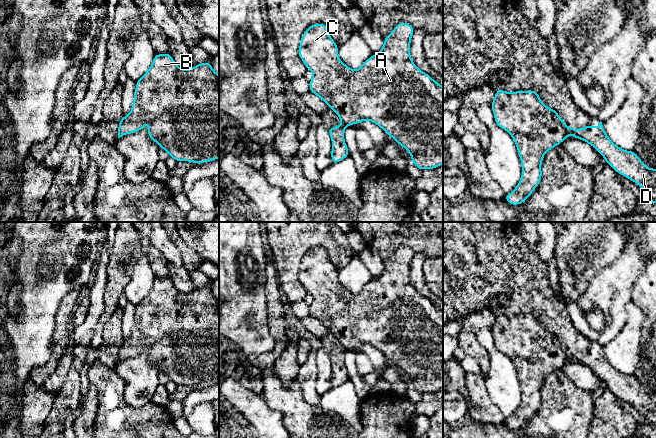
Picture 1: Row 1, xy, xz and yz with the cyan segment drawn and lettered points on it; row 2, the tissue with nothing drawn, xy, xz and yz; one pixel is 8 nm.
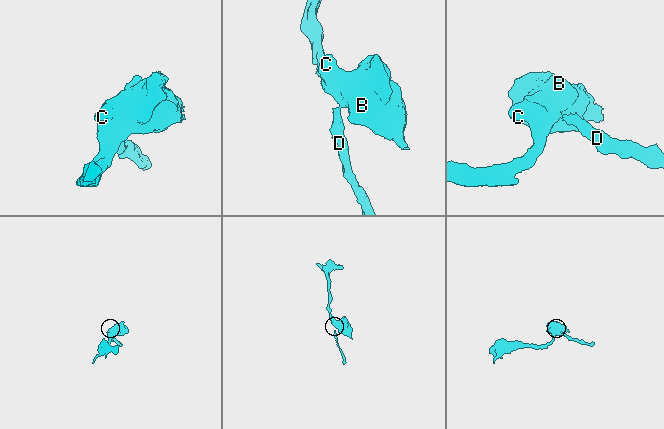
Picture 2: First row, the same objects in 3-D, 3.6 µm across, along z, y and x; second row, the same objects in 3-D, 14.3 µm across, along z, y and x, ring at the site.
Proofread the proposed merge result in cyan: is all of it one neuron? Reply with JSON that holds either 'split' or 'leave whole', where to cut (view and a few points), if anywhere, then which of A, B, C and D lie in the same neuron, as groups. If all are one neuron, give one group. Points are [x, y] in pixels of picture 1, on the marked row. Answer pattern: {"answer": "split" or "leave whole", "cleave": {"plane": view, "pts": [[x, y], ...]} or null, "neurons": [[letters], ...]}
{"answer": "split", "cleave": {"plane": "yz", "pts": [[566, 128], [568, 134]]}, "neurons": [["A", "B", "C"], ["D"]]}

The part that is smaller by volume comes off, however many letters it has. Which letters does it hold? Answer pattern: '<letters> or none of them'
D

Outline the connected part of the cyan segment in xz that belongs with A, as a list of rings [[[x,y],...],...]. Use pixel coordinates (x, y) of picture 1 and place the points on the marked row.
[[[400,22],[384,38],[382,49],[368,58],[358,70],[351,69],[339,59],[338,46],[329,36],[327,26],[322,23],[312,24],[303,33],[298,54],[313,73],[309,81],[310,92],[331,107],[346,126],[370,120],[410,153],[417,168],[434,169],[443,164],[443,87],[427,73],[419,70],[412,61],[410,42],[414,31],[409,23]]]

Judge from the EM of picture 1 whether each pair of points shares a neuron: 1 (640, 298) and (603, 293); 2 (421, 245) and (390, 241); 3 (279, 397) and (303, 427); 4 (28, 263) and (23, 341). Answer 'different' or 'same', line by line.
1: different
2: same
3: same
4: same

